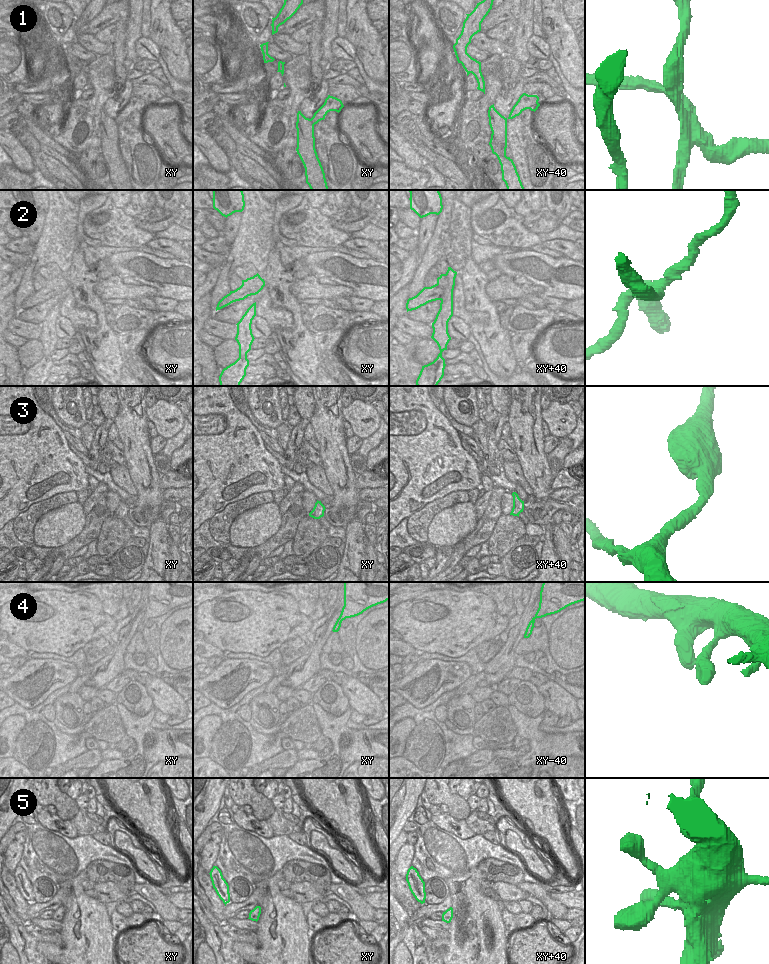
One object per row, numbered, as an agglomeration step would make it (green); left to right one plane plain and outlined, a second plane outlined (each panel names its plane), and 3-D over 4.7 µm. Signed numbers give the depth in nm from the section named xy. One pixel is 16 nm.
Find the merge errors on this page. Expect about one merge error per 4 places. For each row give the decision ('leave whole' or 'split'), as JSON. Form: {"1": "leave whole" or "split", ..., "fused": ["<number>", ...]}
{"1": "split", "2": "split", "3": "leave whole", "4": "leave whole", "5": "leave whole", "fused": ["1", "2"]}

